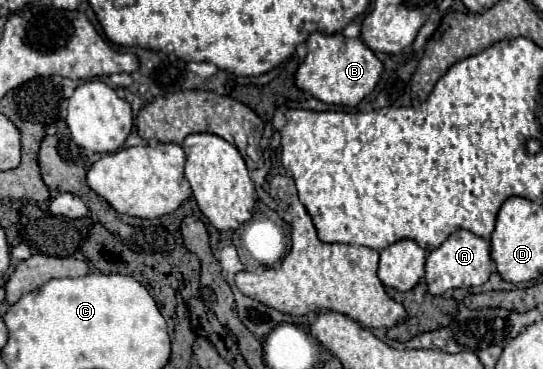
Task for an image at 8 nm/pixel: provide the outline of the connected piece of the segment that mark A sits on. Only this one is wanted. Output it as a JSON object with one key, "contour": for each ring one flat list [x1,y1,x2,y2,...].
{"contour":[[457,231,439,249,429,253,425,263,425,281,431,295,443,295,449,289,479,287,487,283,491,275,491,267,493,267,493,259,491,259,489,241,473,235,471,231]]}

